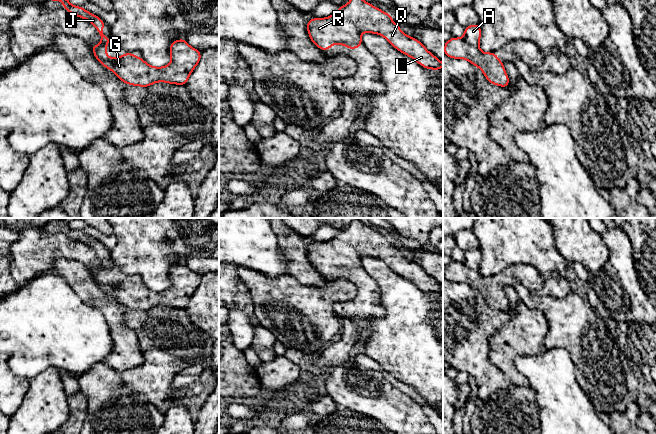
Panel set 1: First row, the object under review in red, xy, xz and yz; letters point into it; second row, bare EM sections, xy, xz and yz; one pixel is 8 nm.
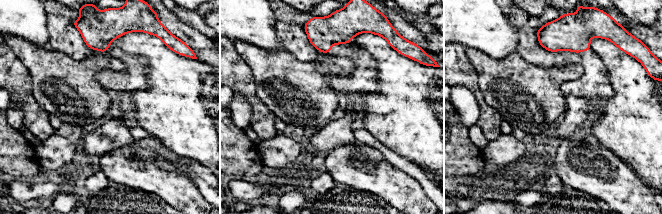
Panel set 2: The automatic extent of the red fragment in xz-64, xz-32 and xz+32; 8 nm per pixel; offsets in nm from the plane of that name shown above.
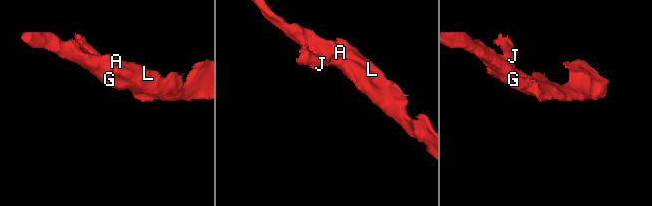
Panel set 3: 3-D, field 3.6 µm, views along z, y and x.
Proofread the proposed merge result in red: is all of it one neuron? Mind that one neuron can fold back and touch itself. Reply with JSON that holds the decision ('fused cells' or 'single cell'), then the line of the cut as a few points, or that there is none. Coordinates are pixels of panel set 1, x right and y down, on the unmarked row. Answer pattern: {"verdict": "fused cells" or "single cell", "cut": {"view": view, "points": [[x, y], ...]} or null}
{"verdict": "single cell", "cut": null}

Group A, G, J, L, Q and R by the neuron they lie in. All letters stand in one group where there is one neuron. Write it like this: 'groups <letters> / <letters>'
groups A G J L Q R

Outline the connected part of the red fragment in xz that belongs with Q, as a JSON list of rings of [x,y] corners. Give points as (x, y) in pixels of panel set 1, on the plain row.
[[[359,219],[353,220],[346,229],[339,231],[329,241],[312,242],[306,248],[306,252],[313,268],[321,274],[330,274],[333,268],[343,269],[352,274],[356,273],[363,269],[361,258],[368,256],[383,260],[394,272],[411,281],[424,292],[437,295],[443,291],[443,287],[430,277],[420,265],[404,258],[401,252],[392,244],[389,237],[369,228]]]

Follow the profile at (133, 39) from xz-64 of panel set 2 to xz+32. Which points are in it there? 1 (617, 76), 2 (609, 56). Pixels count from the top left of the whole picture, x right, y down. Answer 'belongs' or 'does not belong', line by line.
1: belongs
2: belongs

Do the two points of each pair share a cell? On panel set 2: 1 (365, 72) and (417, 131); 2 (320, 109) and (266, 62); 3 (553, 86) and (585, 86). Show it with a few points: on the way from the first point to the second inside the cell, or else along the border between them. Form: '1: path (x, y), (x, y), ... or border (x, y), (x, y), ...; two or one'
1: border (377, 65), (379, 90), (361, 92), (359, 94); two
2: path (307, 100), (279, 75); one
3: border (581, 76), (565, 81), (561, 91); two

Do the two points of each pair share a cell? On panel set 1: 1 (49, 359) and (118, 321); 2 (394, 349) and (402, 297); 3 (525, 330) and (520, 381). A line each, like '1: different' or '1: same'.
1: different
2: same
3: same

